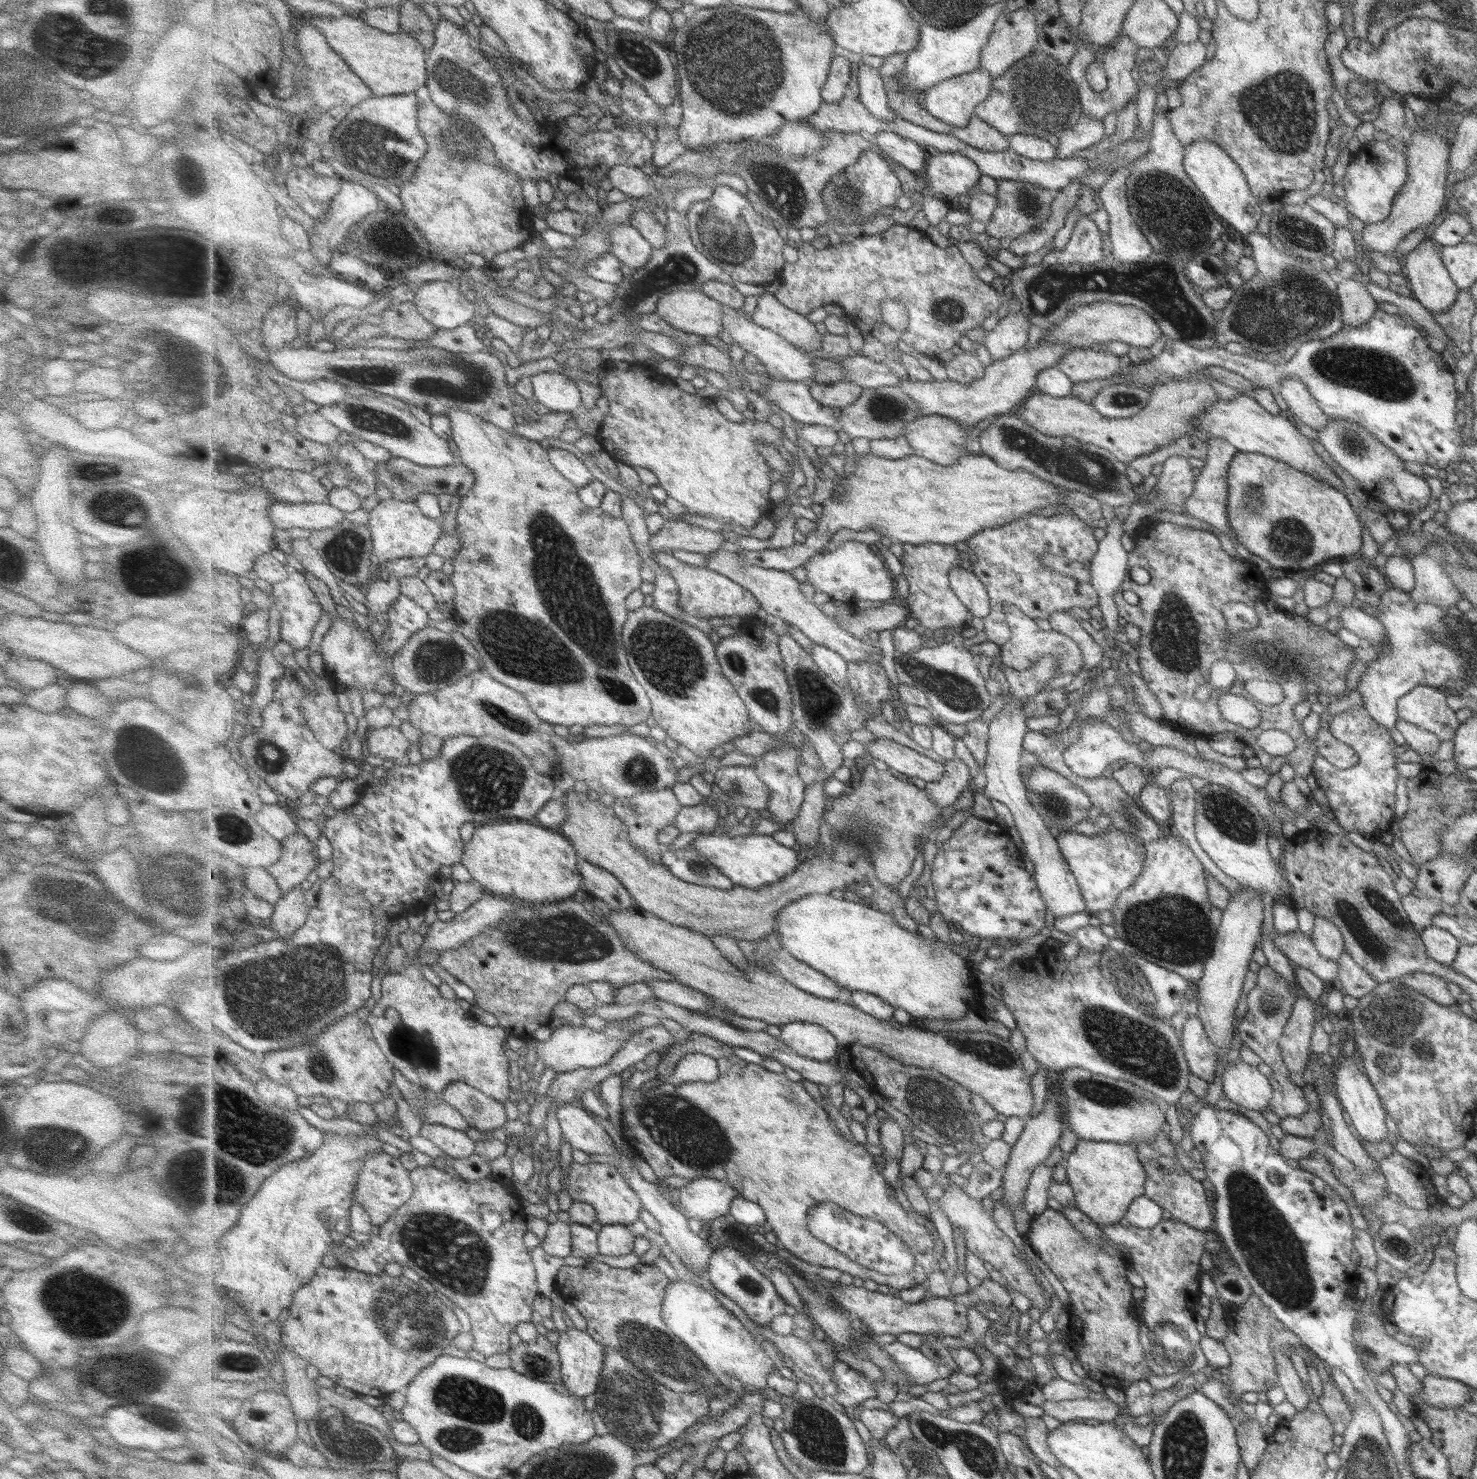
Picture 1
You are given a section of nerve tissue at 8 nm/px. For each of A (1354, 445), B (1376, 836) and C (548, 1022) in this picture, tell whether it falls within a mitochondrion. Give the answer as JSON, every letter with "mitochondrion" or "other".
{"A":"mitochondrion","B":"other","C":"other"}

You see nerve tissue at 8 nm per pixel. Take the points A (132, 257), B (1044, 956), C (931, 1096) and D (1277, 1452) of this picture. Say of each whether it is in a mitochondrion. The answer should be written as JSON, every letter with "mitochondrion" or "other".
{"A":"mitochondrion","B":"other","C":"mitochondrion","D":"other"}

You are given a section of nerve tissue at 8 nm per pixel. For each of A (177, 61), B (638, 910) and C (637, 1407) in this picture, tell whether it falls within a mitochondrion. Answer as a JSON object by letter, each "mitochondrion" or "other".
{"A":"other","B":"other","C":"mitochondrion"}

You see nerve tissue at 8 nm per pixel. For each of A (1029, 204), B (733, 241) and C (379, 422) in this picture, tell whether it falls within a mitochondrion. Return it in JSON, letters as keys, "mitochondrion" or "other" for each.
{"A":"mitochondrion","B":"mitochondrion","C":"mitochondrion"}

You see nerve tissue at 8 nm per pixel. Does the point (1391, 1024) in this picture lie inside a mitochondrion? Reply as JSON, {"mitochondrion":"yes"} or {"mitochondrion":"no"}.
{"mitochondrion":"yes"}

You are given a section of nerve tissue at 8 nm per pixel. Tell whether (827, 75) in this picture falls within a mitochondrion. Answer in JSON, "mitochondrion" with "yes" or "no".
{"mitochondrion":"no"}

